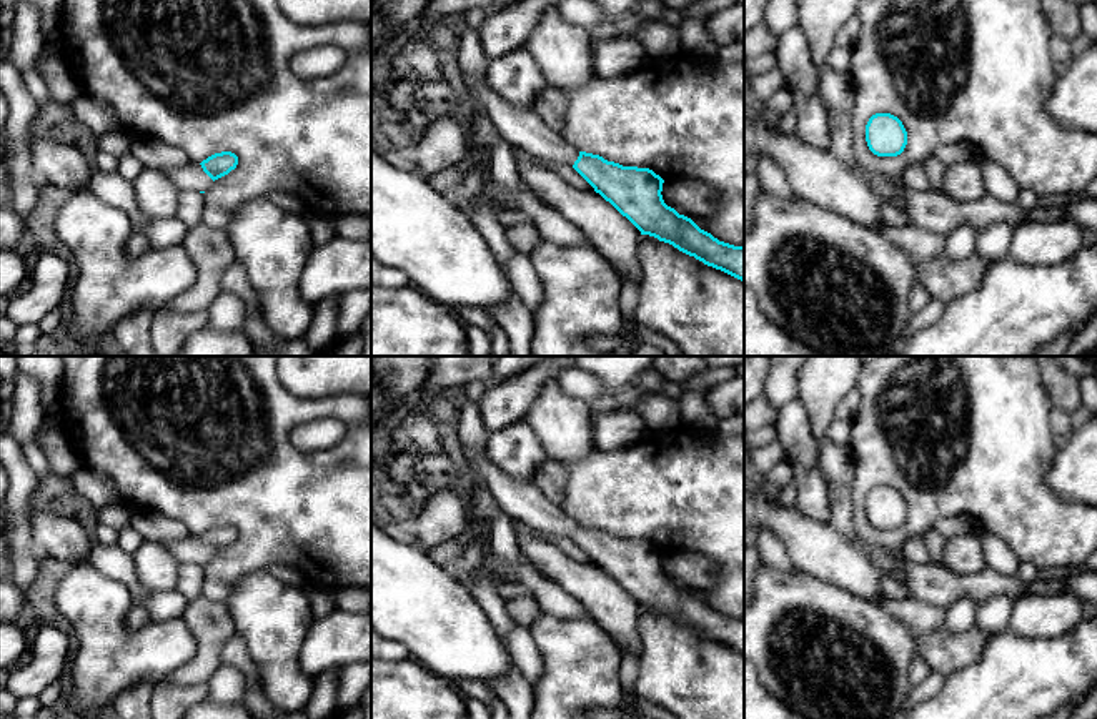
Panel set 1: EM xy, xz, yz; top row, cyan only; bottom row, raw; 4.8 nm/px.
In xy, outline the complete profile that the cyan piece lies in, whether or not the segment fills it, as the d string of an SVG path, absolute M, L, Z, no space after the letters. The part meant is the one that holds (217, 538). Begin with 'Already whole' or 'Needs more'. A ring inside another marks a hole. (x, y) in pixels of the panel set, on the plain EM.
Needs more. M221 524L208 529L201 536L188 536L173 543L161 543L171 551L178 563L196 563L205 566L213 554L228 548L238 538L238 529L231 524Z

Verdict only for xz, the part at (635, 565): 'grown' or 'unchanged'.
grown

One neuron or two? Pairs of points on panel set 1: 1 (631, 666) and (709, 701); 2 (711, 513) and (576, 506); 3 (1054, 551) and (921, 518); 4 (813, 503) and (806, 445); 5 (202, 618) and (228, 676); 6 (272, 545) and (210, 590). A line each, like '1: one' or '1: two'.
1: two
2: one
3: one
4: one
5: two
6: two

